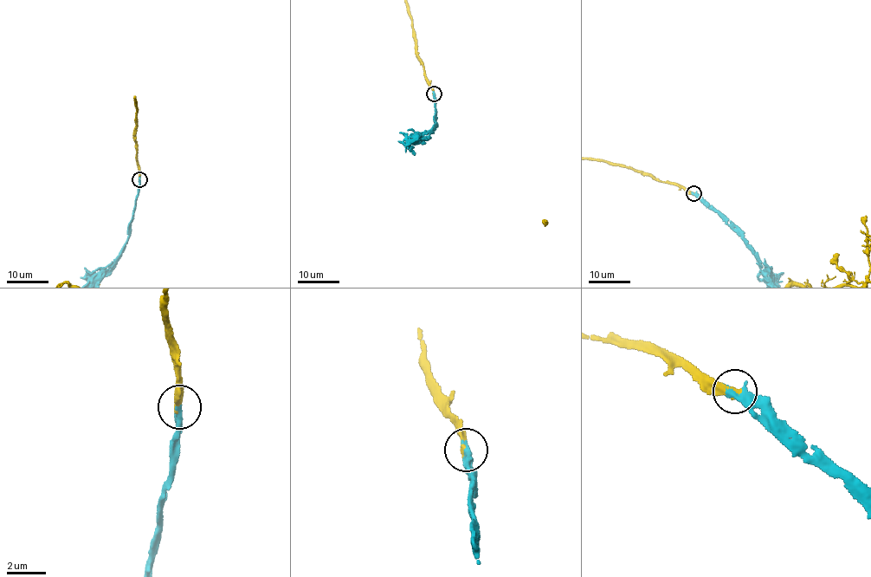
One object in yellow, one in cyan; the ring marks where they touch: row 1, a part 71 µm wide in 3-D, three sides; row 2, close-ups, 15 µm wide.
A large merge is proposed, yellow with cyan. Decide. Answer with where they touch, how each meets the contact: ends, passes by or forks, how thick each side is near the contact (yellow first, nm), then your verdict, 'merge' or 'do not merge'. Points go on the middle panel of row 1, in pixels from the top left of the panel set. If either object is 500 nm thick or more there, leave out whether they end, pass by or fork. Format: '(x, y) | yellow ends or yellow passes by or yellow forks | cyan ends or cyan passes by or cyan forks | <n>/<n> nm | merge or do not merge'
(434, 94) | yellow ends | cyan ends | 340/440 nm | merge

